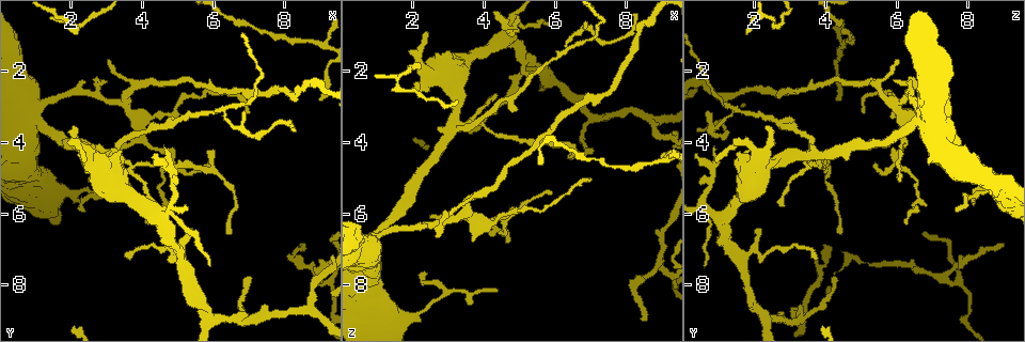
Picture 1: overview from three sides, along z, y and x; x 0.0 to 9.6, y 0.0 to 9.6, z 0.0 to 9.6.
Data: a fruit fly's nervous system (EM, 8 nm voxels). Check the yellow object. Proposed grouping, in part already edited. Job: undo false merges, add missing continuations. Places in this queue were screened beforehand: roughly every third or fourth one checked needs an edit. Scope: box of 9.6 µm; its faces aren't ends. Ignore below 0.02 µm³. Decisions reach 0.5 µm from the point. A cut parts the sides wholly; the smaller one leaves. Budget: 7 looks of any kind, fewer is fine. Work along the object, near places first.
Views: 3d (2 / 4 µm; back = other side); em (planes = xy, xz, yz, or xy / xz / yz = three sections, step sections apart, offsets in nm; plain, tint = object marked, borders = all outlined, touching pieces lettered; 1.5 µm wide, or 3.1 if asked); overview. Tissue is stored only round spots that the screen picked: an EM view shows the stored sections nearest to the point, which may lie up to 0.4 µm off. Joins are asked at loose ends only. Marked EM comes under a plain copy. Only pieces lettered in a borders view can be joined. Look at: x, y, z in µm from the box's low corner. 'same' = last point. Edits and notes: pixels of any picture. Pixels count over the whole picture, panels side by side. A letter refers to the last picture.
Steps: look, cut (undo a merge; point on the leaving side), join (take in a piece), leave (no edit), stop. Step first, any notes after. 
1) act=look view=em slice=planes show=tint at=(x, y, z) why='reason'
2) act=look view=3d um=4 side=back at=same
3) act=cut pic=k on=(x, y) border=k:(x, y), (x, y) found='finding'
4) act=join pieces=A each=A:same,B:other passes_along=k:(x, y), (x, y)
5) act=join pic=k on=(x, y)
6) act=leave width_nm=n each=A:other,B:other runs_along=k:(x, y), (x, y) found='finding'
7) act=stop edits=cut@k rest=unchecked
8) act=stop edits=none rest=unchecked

act=look view=em slice=planes show=borders at=(4.70, 4.20, 0.85) why='branch stops here'

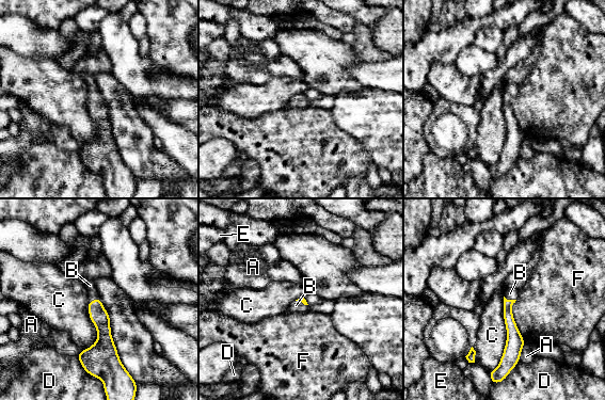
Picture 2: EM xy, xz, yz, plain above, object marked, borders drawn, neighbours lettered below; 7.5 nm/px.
act=join pieces=B longest_contact=C:600nm each=A:other,B:same,C:other,D:other,E:other,F:other found='the neuron continues'

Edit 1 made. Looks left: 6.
act=look view=em slice=planes show=borders at=(2.55, 4.35, 1.55) why='stops while still wide'

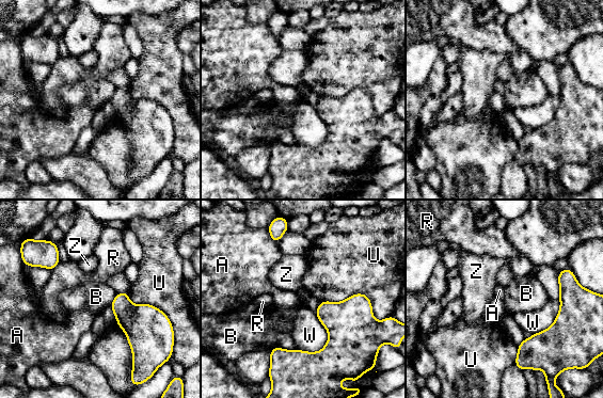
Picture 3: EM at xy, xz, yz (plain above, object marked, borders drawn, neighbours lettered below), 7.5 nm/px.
act=leave each=A:other,B:other,R:other,U:other,W:other,Z:other found='none of them fits'

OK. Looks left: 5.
act=look view=em slice=planes show=tint at=(4.30, 3.30, 6.15) why='three-way junction'

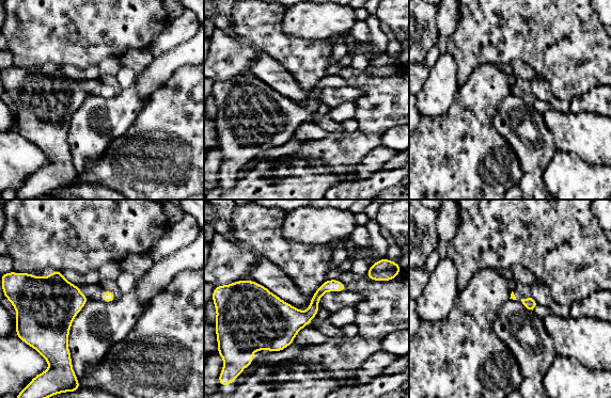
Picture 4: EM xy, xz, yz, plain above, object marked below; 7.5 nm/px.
act=look view=em slice=planes show=borders at=same

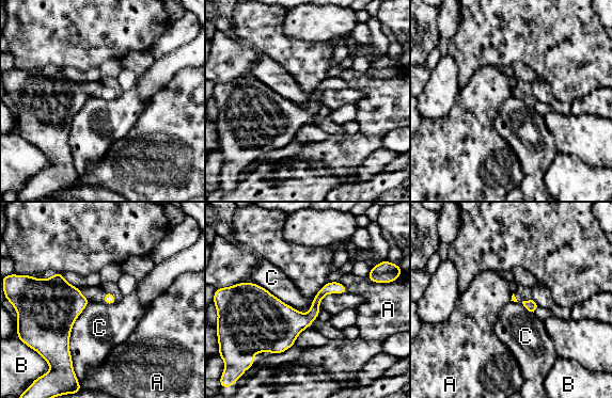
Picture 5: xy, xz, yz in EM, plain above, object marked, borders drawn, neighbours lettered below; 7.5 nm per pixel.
act=leave width_nm=80 each=A:other,B:other,C:other border=5:(91, 301), (69, 336), (74, 372) found='one neuron here'

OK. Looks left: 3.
act=stop edits=join@2 rest=unchecked

